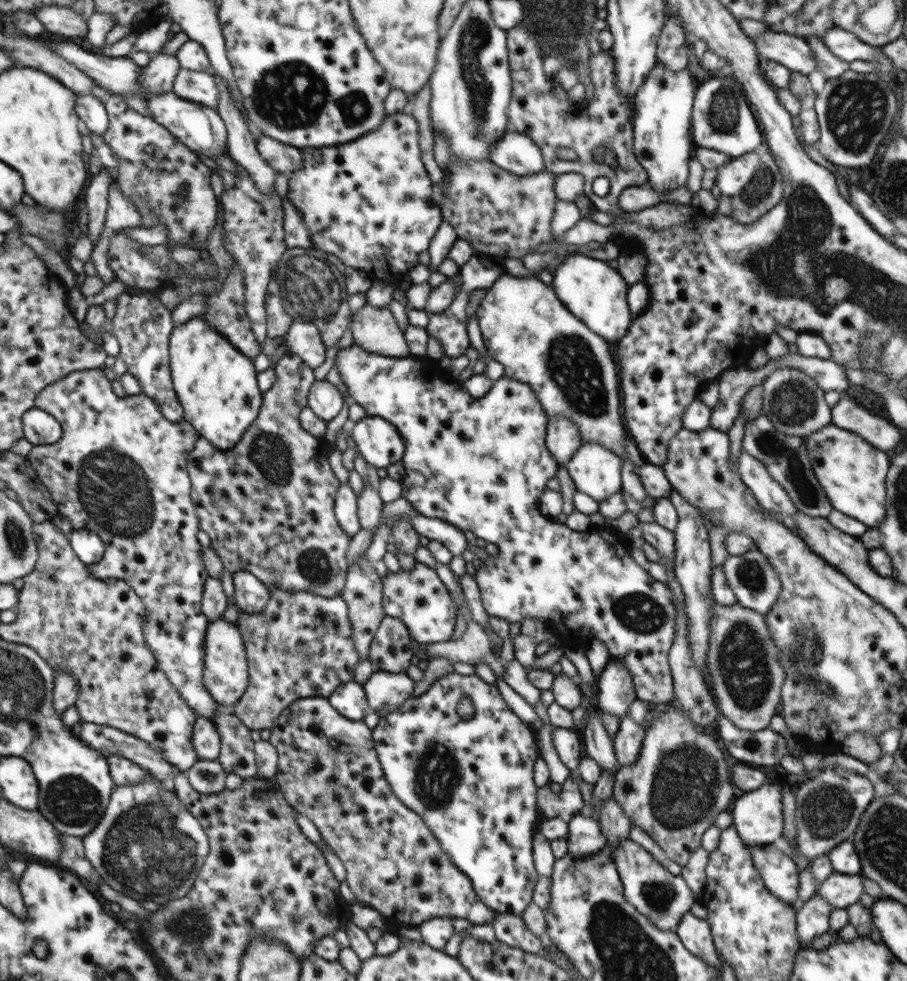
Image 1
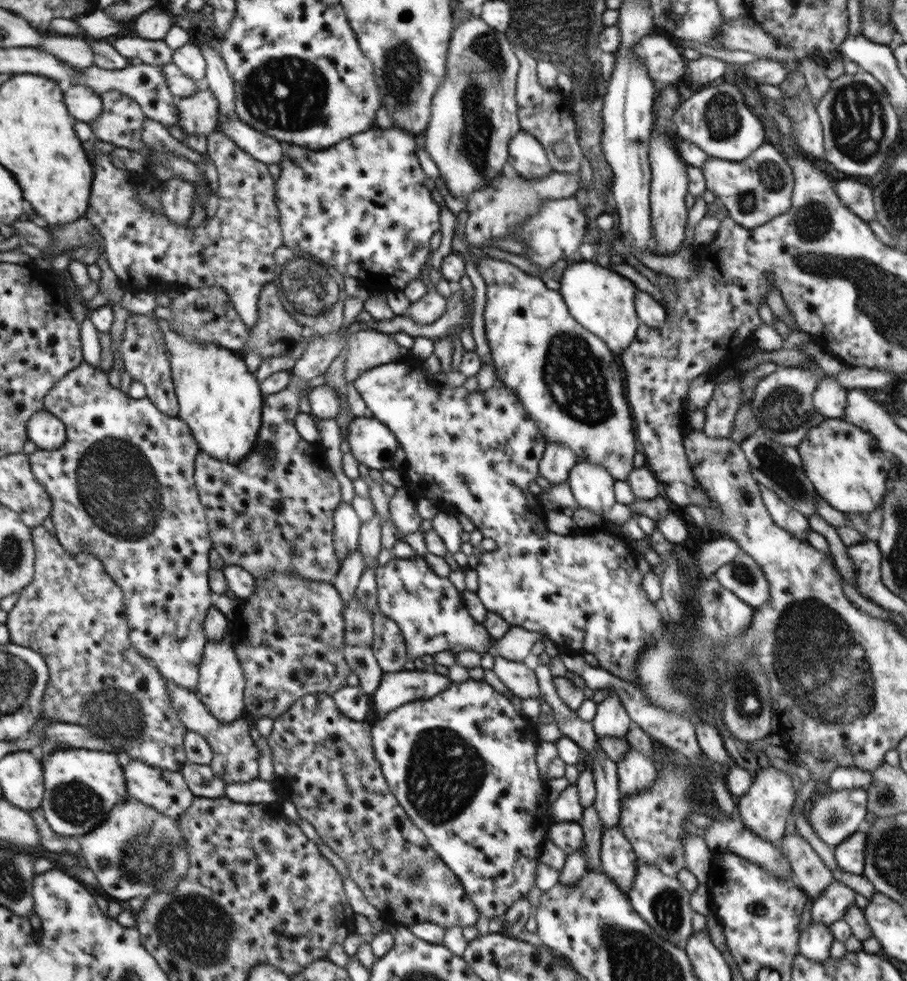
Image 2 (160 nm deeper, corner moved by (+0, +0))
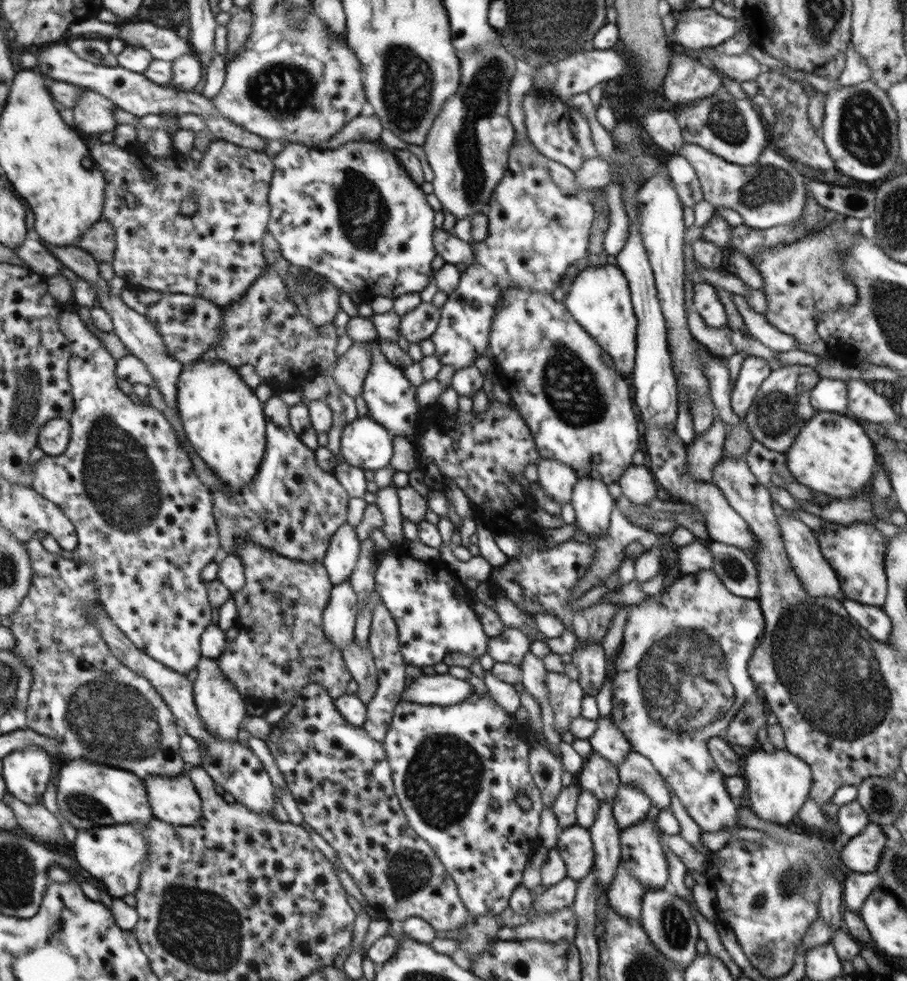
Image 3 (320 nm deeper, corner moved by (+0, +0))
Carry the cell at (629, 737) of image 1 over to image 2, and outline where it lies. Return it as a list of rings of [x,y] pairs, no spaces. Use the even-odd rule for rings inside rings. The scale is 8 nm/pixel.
[[[629,745],[629,751],[617,763],[617,777],[621,799],[627,798],[651,788],[657,777],[656,765]]]

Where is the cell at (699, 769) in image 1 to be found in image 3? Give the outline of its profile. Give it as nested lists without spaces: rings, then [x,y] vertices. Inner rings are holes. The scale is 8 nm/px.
[[[647,817],[634,826],[620,830],[621,862],[645,889],[669,887],[668,863],[658,832],[662,833],[656,823],[652,823]]]

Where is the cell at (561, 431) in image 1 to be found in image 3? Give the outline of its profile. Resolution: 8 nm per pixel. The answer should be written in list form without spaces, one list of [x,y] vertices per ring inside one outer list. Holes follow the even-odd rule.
[[[541,459],[537,462],[538,482],[550,499],[560,504],[568,504],[577,477],[572,468],[554,459]]]

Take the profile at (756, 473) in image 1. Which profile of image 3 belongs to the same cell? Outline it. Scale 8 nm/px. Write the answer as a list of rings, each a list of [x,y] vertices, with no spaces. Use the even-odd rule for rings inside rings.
[[[787,514],[778,517],[777,522],[782,528],[783,543],[785,544],[791,567],[800,579],[804,591],[814,597],[834,597],[836,599],[841,588],[839,578],[830,563],[824,558],[816,540],[815,532],[798,518],[788,517]]]

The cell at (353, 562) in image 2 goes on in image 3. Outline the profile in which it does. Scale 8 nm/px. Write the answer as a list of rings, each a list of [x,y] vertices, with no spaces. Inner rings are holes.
[[[350,580],[334,585],[322,613],[321,627],[330,642],[341,650],[353,643],[358,610]]]

